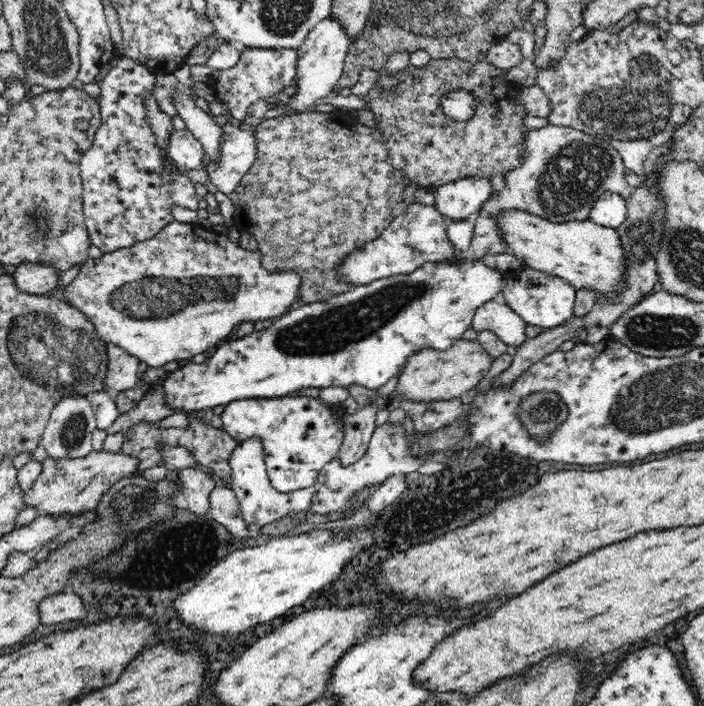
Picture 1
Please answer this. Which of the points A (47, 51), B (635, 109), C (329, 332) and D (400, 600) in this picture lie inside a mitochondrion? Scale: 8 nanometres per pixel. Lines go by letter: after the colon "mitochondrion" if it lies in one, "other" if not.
A: mitochondrion
B: mitochondrion
C: mitochondrion
D: other

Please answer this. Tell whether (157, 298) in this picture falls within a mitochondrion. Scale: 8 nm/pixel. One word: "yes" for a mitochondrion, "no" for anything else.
yes

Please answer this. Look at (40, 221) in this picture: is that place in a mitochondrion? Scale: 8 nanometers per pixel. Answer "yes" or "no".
yes

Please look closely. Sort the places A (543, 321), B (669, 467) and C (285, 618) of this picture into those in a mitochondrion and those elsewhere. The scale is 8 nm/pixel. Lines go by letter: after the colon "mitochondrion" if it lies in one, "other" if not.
A: other
B: other
C: other

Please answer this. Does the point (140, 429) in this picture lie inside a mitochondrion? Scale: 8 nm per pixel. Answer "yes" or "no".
no

